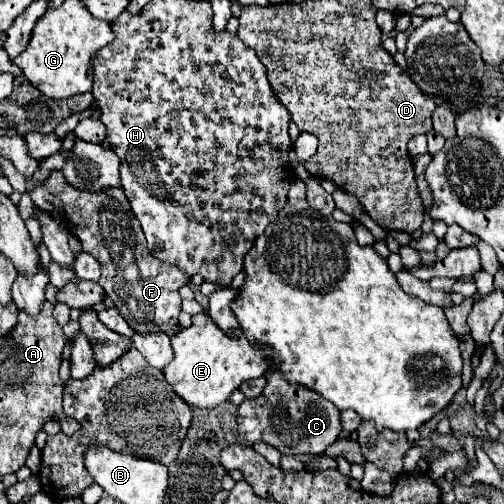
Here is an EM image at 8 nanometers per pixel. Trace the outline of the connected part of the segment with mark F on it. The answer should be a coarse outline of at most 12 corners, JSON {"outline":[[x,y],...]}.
{"outline":[[38,185],[140,335],[178,331],[190,275],[150,255],[124,189]]}

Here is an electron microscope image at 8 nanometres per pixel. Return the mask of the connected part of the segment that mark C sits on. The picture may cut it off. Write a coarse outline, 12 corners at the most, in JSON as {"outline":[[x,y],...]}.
{"outline":[[266,373],[238,405],[238,435],[284,455],[324,453],[340,409]]}

